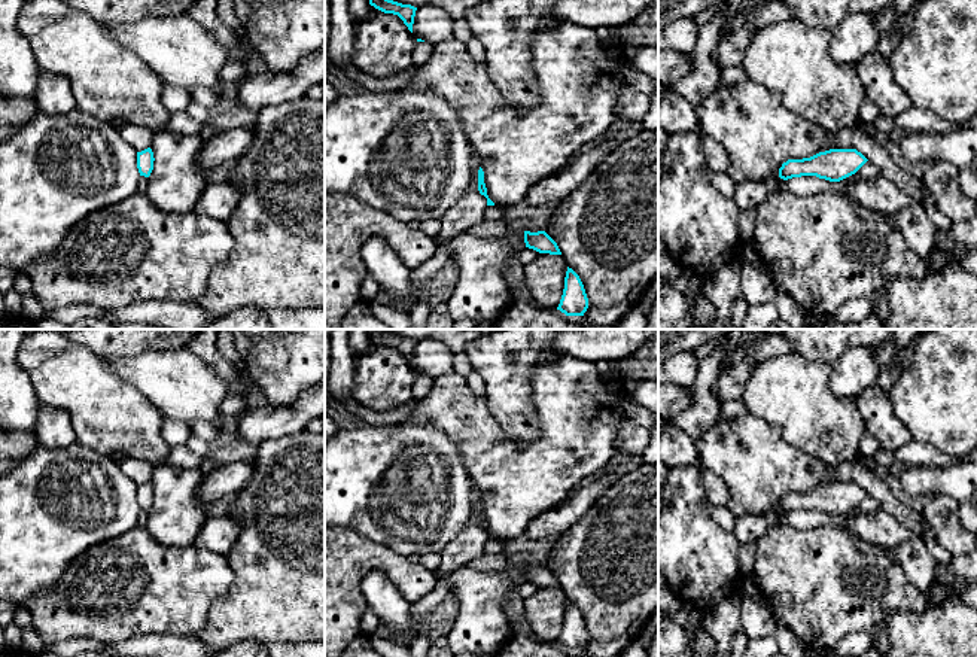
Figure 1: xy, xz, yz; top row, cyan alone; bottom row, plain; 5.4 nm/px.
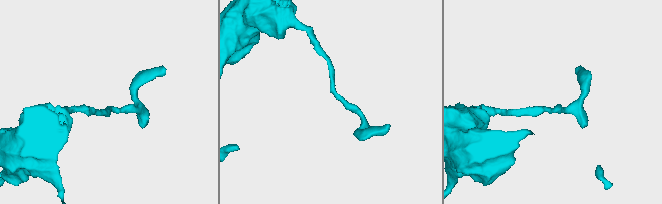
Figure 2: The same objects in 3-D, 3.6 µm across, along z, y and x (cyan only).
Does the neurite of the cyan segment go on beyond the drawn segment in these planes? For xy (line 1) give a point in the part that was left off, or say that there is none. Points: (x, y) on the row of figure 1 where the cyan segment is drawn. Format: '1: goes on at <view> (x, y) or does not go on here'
1: does not go on here

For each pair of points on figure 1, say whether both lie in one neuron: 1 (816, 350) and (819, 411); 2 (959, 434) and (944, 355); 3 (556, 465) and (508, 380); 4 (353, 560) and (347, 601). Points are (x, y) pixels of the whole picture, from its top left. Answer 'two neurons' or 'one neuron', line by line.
1: two neurons
2: one neuron
3: two neurons
4: one neuron

